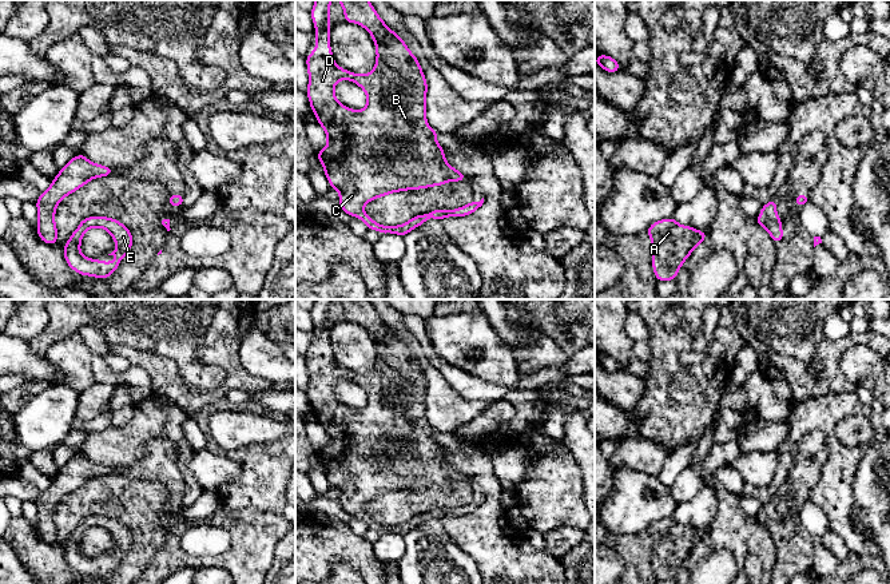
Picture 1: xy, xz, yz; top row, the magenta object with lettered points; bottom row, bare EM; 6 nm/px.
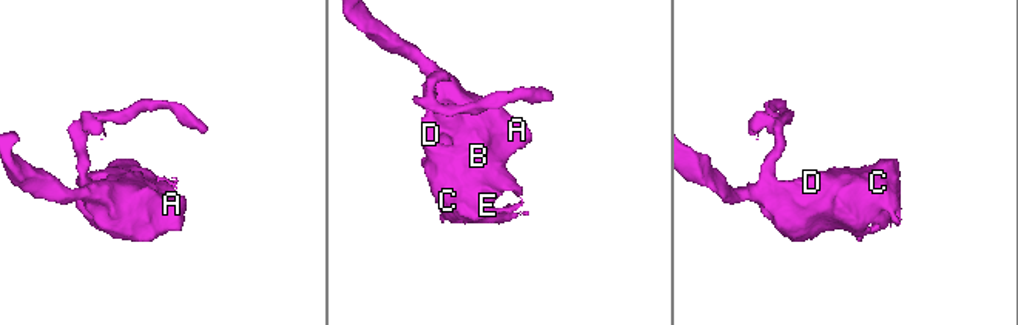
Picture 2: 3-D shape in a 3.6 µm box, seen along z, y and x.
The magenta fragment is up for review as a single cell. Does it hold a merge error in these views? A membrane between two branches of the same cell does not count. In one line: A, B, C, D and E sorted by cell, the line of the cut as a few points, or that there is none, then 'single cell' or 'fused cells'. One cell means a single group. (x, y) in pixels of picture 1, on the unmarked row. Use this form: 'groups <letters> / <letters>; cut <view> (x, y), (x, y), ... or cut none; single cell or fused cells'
groups A B C D E; cut none; single cell

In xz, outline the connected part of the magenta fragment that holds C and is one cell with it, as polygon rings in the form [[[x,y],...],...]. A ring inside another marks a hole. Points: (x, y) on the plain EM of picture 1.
[[[315,299],[310,310],[315,325],[317,346],[306,357],[309,370],[306,392],[317,421],[327,434],[327,445],[318,450],[317,456],[331,488],[339,490],[341,508],[346,513],[363,520],[367,528],[401,536],[425,523],[429,517],[442,520],[448,516],[473,513],[482,505],[484,497],[480,501],[472,500],[469,504],[454,509],[433,509],[400,525],[382,525],[363,510],[363,505],[376,497],[405,489],[442,485],[449,480],[460,481],[465,480],[466,474],[446,462],[444,448],[436,441],[436,436],[440,433],[426,422],[428,382],[418,359],[404,339],[382,321],[369,299],[338,301],[345,311],[343,321],[357,322],[372,334],[377,350],[374,369],[365,374],[357,374],[335,363],[330,350],[330,301]],[[343,378],[357,382],[366,392],[367,404],[363,409],[347,408],[335,398],[334,385]]]

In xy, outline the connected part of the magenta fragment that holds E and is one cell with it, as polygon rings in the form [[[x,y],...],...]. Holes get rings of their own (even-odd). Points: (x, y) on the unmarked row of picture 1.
[[[88,516],[83,519],[79,527],[64,544],[64,557],[67,564],[82,575],[90,575],[106,579],[120,564],[132,545],[131,531],[119,520],[106,516]],[[92,527],[107,529],[116,543],[116,548],[108,553],[118,557],[116,561],[100,561],[99,559],[88,559],[80,552],[80,543],[84,532]]]

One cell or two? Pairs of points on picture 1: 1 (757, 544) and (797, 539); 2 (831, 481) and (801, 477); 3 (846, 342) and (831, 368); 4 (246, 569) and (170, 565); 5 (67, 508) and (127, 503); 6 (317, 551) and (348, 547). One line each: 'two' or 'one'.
1: two
2: two
3: one
4: one
5: one
6: one

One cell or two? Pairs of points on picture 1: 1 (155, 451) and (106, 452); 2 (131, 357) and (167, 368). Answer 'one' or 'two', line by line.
1: two
2: one

